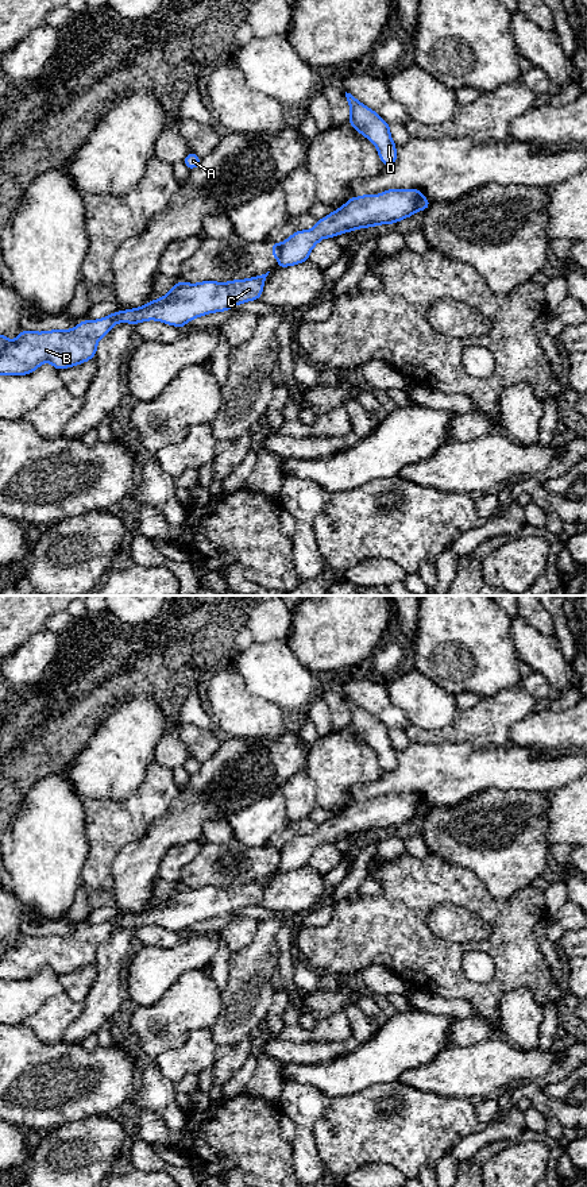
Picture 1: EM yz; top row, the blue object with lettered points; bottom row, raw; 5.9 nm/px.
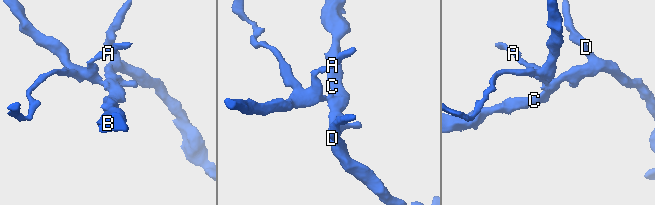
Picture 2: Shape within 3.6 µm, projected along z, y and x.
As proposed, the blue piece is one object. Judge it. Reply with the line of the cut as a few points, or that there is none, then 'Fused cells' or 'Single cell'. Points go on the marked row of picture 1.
Split along yz (281, 245), (281, 257), (278, 259). Fused cells

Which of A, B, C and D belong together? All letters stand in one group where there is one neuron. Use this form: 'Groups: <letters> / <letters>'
Groups: A / B C D

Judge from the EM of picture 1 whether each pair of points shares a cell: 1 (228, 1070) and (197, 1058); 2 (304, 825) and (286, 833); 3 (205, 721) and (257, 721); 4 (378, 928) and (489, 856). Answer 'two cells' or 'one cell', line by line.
1: two cells
2: one cell
3: two cells
4: two cells

